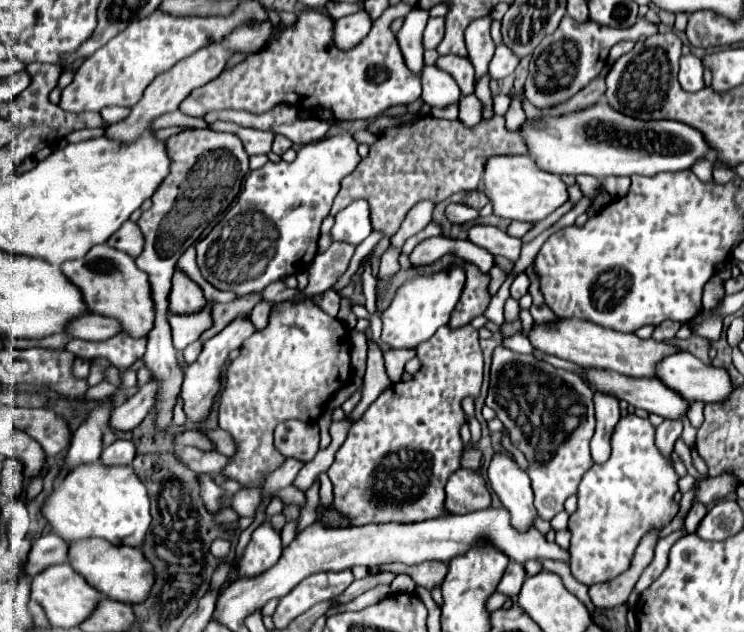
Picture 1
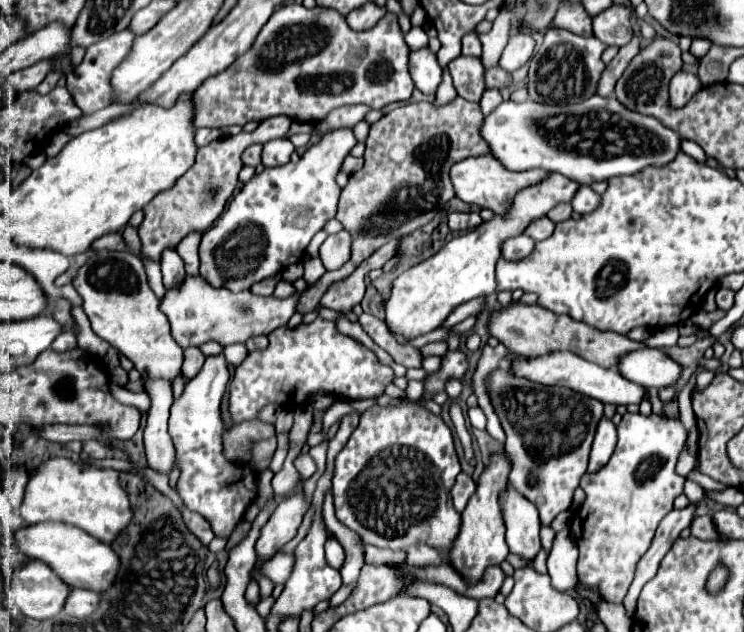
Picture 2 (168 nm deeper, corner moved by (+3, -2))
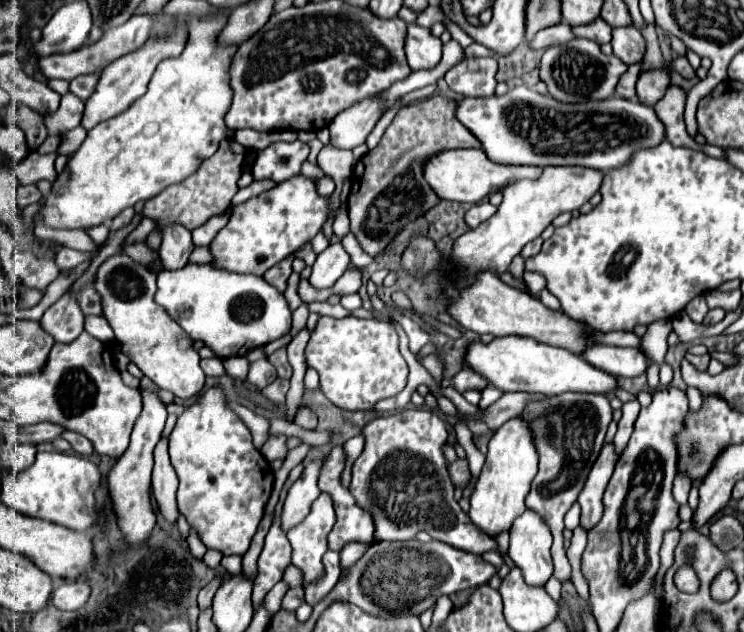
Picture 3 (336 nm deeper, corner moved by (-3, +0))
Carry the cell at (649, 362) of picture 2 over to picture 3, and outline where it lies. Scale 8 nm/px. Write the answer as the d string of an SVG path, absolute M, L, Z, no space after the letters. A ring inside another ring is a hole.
M599 346L587 350L587 356L583 356L589 364L595 368L601 368L613 376L625 376L625 378L637 378L647 372L651 360L645 356L641 348L619 348L619 346Z

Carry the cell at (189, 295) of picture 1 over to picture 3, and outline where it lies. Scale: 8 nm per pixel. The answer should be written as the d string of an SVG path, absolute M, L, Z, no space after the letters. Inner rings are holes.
M169 226L163 230L163 242L159 248L159 258L165 270L179 270L189 264L189 256L193 252L191 232L183 226Z

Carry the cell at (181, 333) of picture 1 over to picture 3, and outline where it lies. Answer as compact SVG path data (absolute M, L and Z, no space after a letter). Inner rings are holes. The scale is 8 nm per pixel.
M187 264L181 270L161 270L157 274L157 294L155 302L165 306L167 312L171 312L171 318L193 338L201 340L205 346L209 346L219 358L233 358L233 356L245 356L251 348L265 346L283 334L287 334L291 310L285 300L285 296L267 284L261 276L251 274L233 274L221 268L211 268L209 264Z

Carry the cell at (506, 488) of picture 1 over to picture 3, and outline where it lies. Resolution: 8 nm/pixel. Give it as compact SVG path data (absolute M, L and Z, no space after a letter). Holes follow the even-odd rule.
M525 510L511 526L509 558L521 568L527 584L543 586L553 574L551 564L551 532L545 520L533 512Z

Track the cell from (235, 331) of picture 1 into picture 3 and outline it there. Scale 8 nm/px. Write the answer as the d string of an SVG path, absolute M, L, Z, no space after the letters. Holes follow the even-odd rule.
M219 384L207 388L197 396L197 402L187 406L179 416L171 436L169 436L169 456L171 464L179 476L177 504L185 514L187 522L199 530L201 540L207 548L215 548L227 554L243 556L251 544L251 538L263 518L263 508L269 500L273 488L273 472L269 462L261 456L261 452L251 442L251 432L243 424L243 420L229 408L227 396Z

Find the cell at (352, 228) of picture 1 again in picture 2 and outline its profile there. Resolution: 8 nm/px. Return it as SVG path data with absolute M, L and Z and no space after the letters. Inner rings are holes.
M345 230L329 236L319 248L319 258L327 272L341 268L349 260L349 256L351 256L351 236Z

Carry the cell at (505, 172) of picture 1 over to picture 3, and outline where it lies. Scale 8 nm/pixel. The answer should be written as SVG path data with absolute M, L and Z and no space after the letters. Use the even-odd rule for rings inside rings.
M461 148L441 152L439 156L433 156L425 164L427 182L431 184L431 188L435 188L435 192L439 192L439 196L443 200L457 200L457 202L469 202L469 204L477 204L477 202L485 200L491 192L499 192L507 184L513 184L517 180L523 180L523 178L533 180L541 172L543 172L543 168L539 168L539 166L503 166L503 164L495 164L487 158L487 154L483 150L461 150Z

